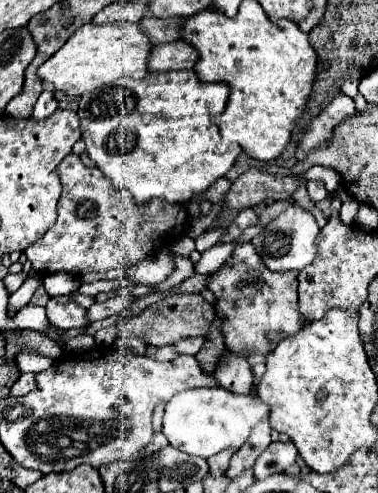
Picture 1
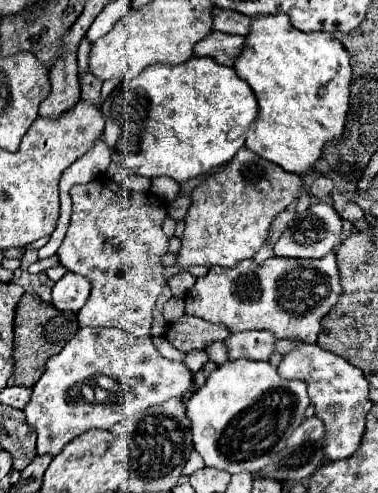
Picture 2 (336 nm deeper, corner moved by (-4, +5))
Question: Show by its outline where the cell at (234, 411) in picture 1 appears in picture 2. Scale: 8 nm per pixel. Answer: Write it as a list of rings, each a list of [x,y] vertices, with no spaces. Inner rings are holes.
[[[234,360],[218,366],[206,380],[202,388],[198,388],[186,404],[186,416],[192,424],[192,442],[194,450],[204,458],[206,466],[226,470],[230,474],[236,472],[252,472],[256,474],[266,464],[272,462],[272,454],[284,448],[288,436],[300,426],[302,416],[308,408],[306,384],[300,380],[282,380],[274,366],[268,362],[254,360]]]

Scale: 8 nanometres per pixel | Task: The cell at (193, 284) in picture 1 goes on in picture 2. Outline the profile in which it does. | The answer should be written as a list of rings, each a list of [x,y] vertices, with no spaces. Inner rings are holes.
[[[180,272],[180,274],[176,274],[176,276],[172,276],[168,280],[168,286],[170,286],[170,290],[172,290],[174,296],[184,298],[186,292],[194,286],[194,282],[196,282],[196,278],[190,272]]]

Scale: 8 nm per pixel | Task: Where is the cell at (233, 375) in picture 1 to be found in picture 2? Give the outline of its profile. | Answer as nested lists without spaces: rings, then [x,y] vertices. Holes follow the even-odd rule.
[[[252,330],[252,332],[240,332],[240,334],[230,334],[226,338],[226,348],[228,348],[228,360],[268,360],[270,354],[274,352],[274,342],[276,338],[266,332],[266,330]]]

